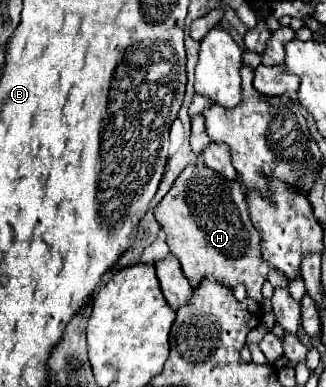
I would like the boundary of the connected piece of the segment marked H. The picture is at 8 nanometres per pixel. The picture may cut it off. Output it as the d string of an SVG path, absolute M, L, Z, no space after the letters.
M202 164L188 166L154 208L154 216L166 232L170 252L180 260L184 276L192 286L212 276L228 288L244 284L248 298L262 300L260 288L270 266L262 260L260 234L250 222L246 194L238 182L228 182Z

